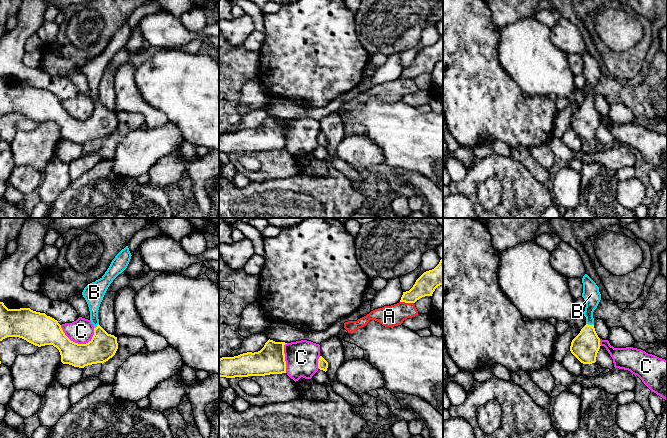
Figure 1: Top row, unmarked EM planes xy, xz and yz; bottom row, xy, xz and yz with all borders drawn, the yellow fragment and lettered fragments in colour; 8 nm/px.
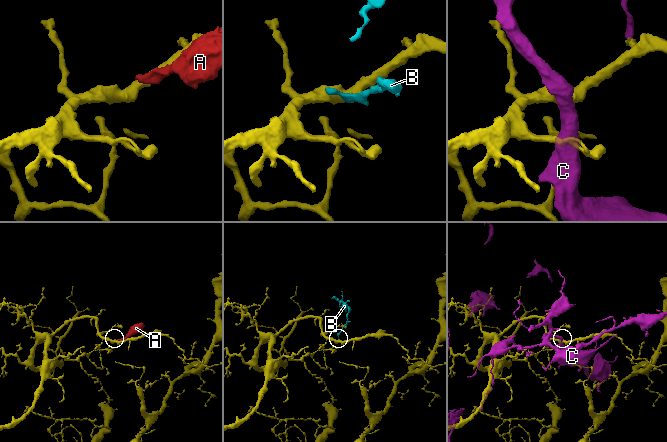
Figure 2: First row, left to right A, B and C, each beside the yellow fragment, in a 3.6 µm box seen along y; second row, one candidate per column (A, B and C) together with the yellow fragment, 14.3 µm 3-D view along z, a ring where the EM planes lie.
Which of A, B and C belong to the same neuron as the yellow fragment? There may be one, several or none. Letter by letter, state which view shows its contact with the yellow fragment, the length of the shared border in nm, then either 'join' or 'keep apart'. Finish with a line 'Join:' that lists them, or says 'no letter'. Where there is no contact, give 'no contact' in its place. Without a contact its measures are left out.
A: contact in xz; length 110 nm; keep apart
B: contact in yz; length 70 nm; join
C: contact in xy; length 280 nm; keep apart
Join: B

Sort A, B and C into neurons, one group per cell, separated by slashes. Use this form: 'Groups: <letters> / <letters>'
Groups: A / B / C

